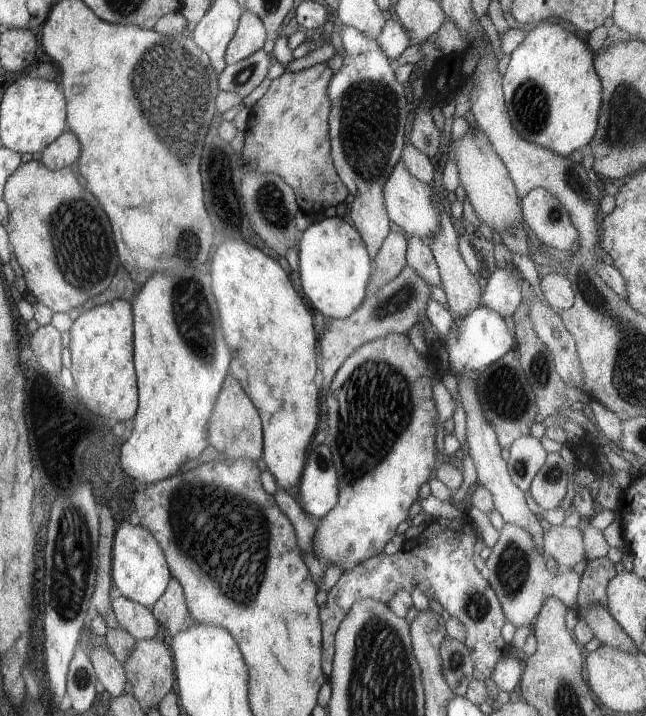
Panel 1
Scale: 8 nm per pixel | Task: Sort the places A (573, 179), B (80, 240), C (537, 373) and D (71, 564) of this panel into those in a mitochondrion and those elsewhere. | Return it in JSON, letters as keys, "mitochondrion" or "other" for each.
{"A":"mitochondrion","B":"mitochondrion","C":"mitochondrion","D":"mitochondrion"}

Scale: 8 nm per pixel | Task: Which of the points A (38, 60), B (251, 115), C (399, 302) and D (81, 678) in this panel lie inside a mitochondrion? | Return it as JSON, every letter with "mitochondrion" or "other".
{"A":"other","B":"other","C":"mitochondrion","D":"mitochondrion"}

